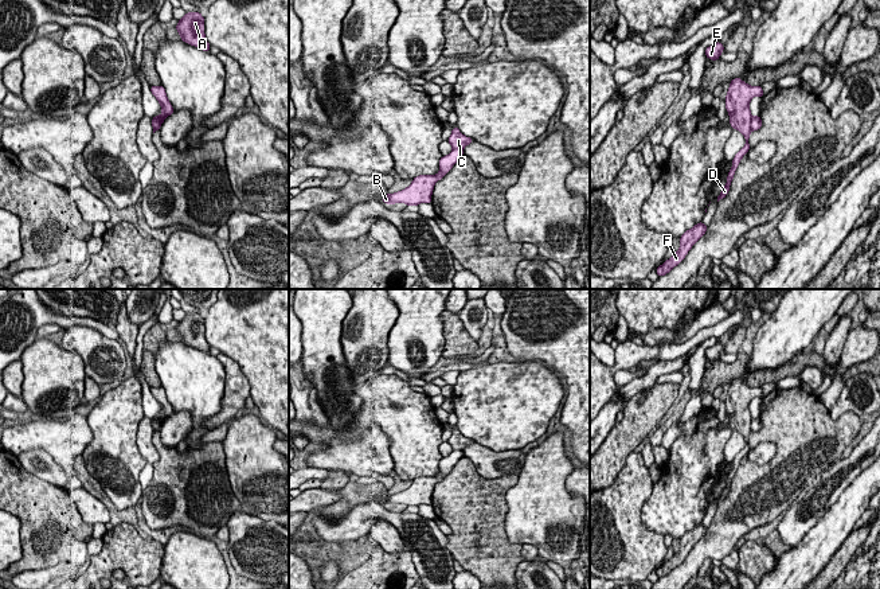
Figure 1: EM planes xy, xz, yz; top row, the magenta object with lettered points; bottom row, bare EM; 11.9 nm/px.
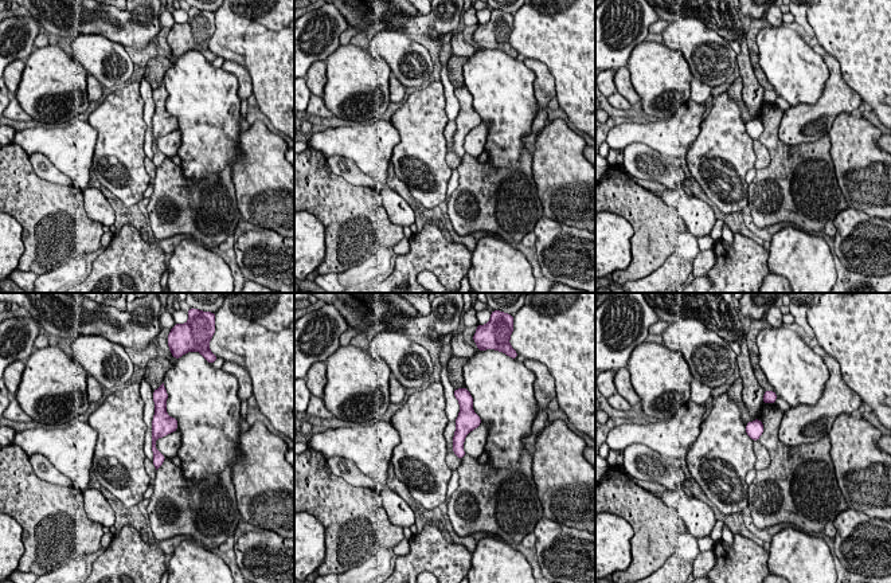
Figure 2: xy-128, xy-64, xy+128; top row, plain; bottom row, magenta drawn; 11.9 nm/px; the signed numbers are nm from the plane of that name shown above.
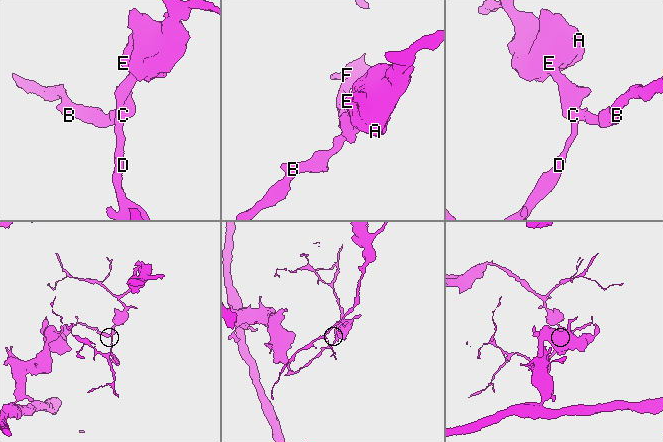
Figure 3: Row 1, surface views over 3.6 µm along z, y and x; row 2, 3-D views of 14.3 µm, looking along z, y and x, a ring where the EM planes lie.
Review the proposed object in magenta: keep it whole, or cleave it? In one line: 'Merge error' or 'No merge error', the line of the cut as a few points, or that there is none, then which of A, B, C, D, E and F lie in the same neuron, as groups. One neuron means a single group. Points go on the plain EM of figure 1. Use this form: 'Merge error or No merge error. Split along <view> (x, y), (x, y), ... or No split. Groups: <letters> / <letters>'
Merge error. Split along yz (753, 418), (751, 430). Groups: A C D E F / B

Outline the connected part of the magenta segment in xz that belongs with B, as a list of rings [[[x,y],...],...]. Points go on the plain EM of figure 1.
[[[453,450],[447,457],[441,459],[439,473],[437,476],[419,476],[414,479],[412,484],[407,489],[384,496],[382,504],[406,504],[407,507],[431,504],[434,485],[441,481],[447,473],[450,473],[461,457],[464,457],[462,450]]]

